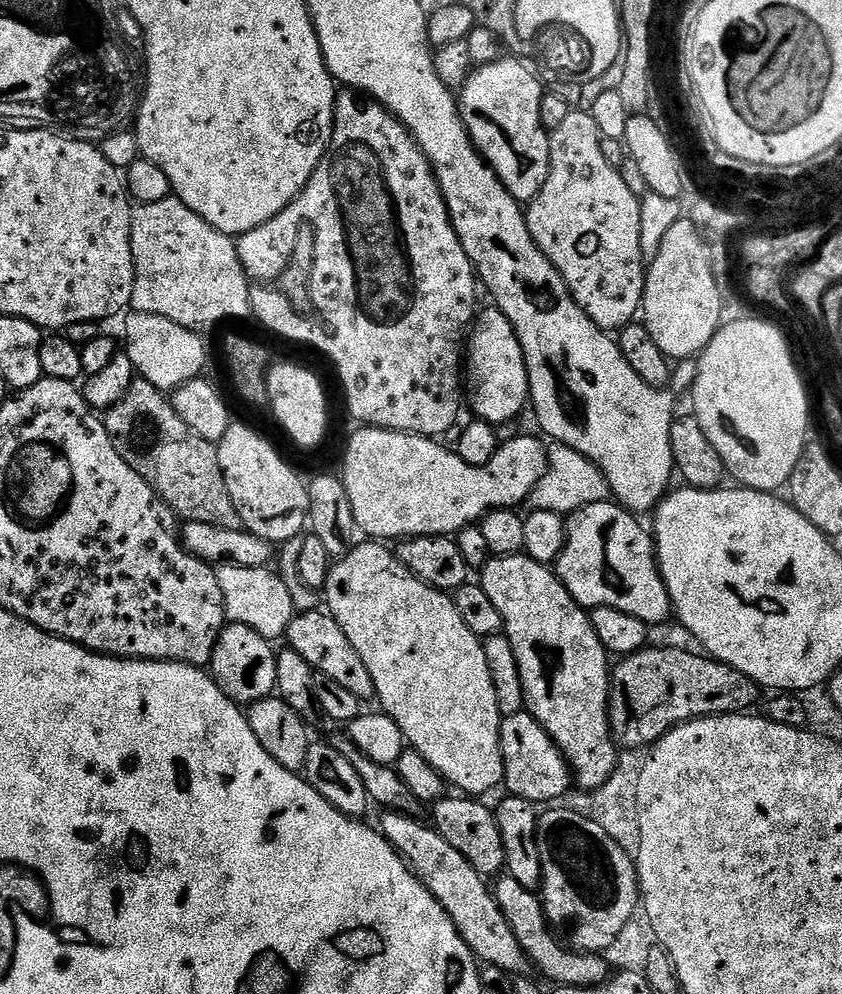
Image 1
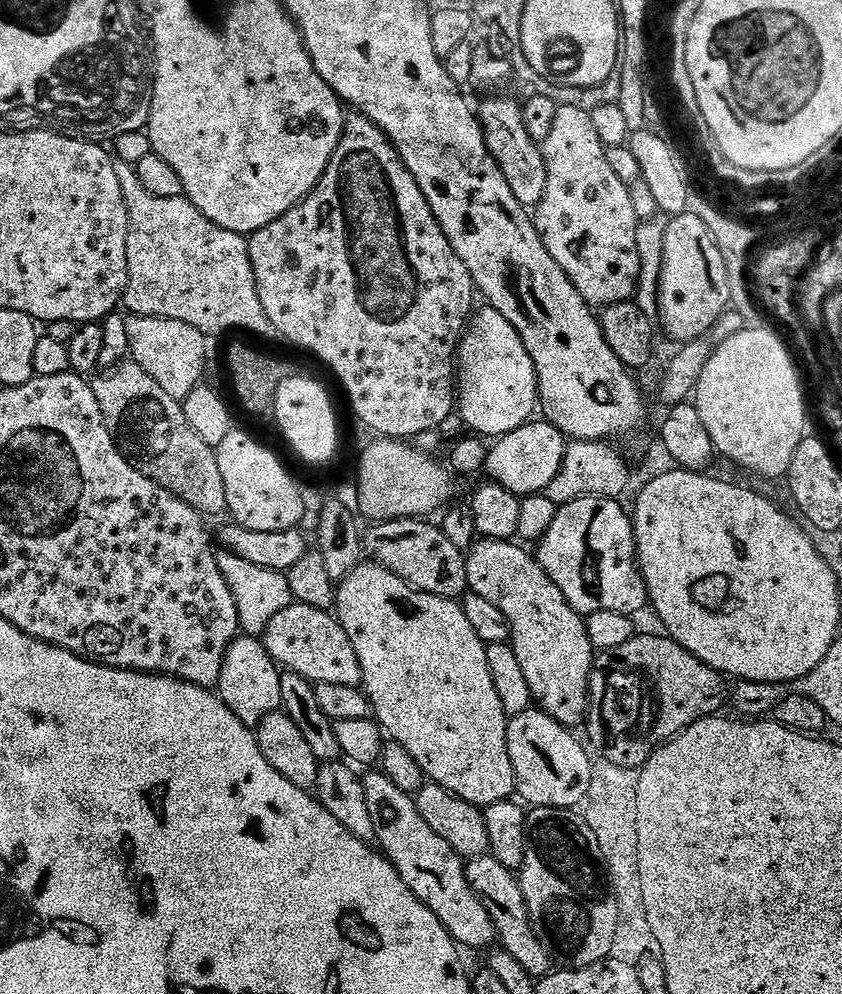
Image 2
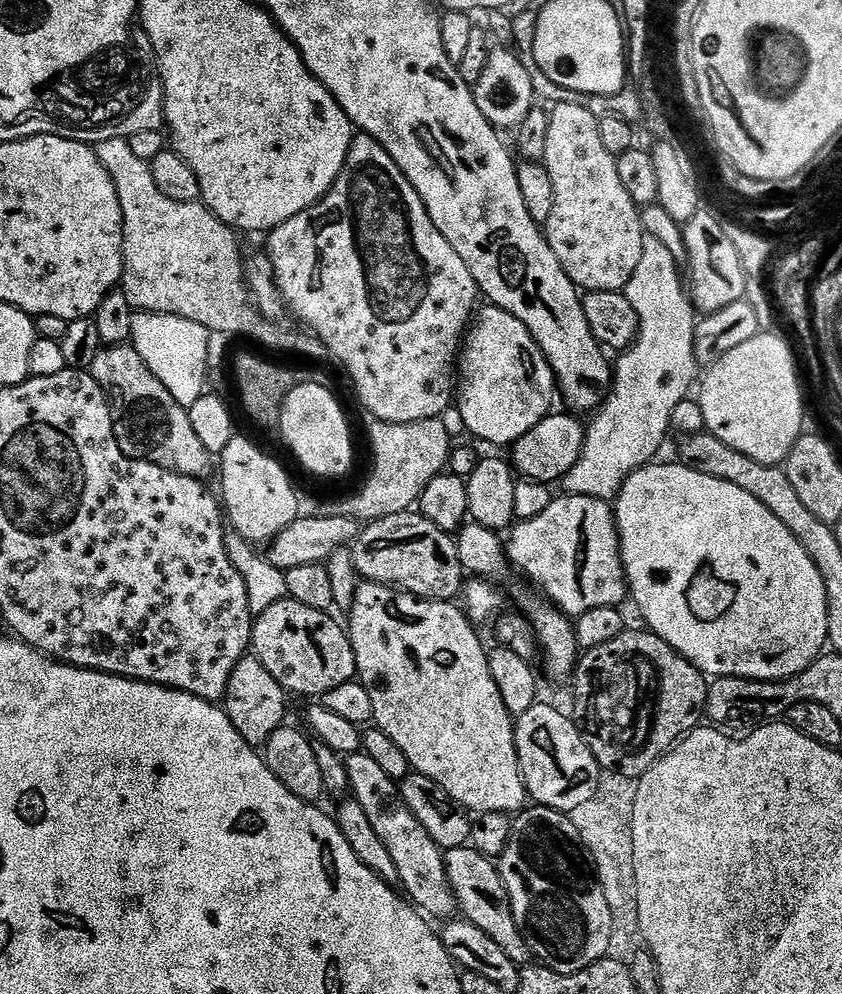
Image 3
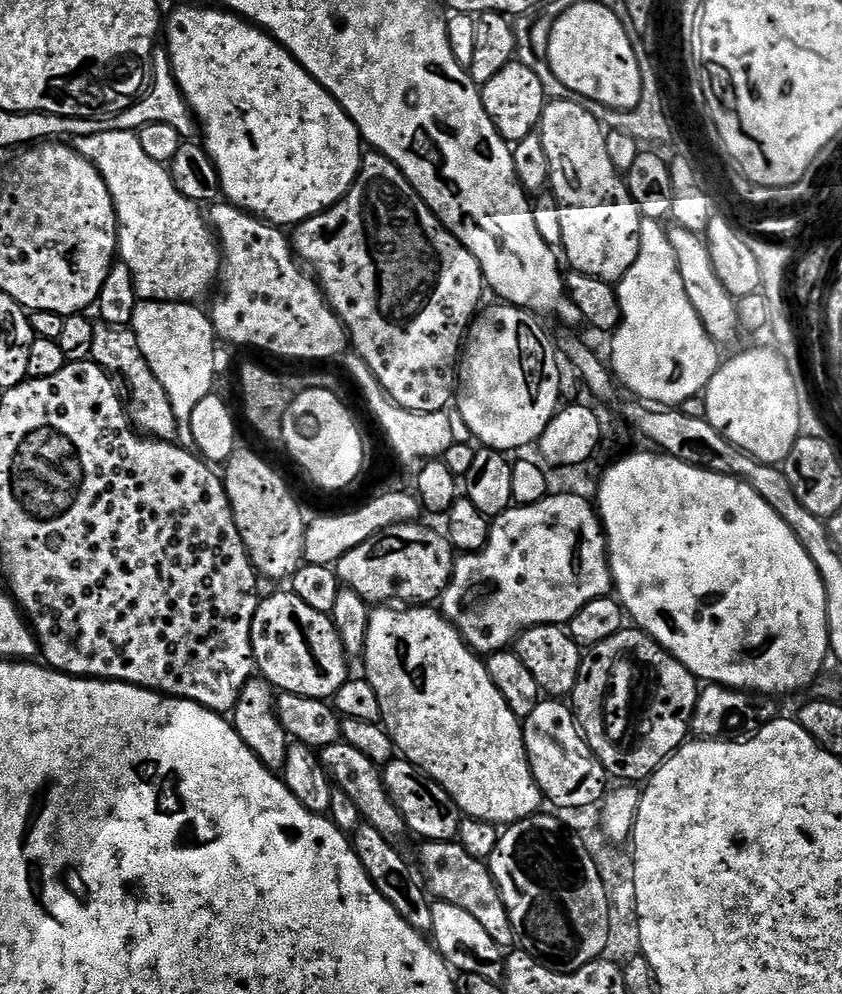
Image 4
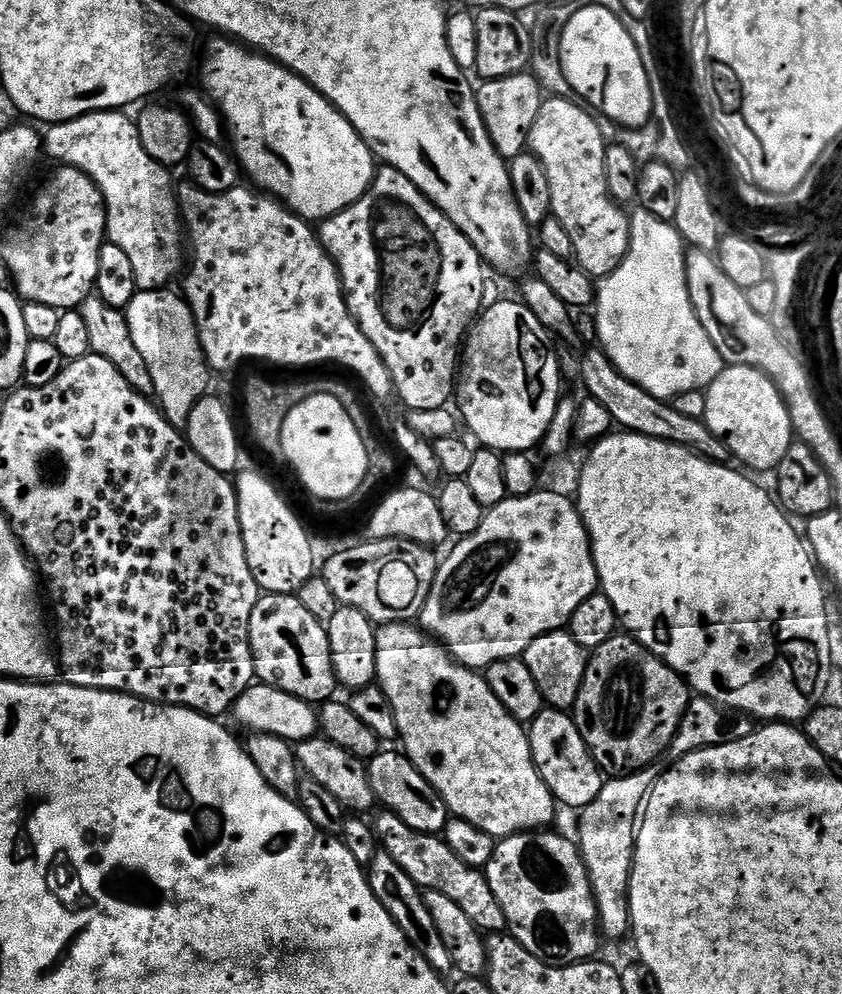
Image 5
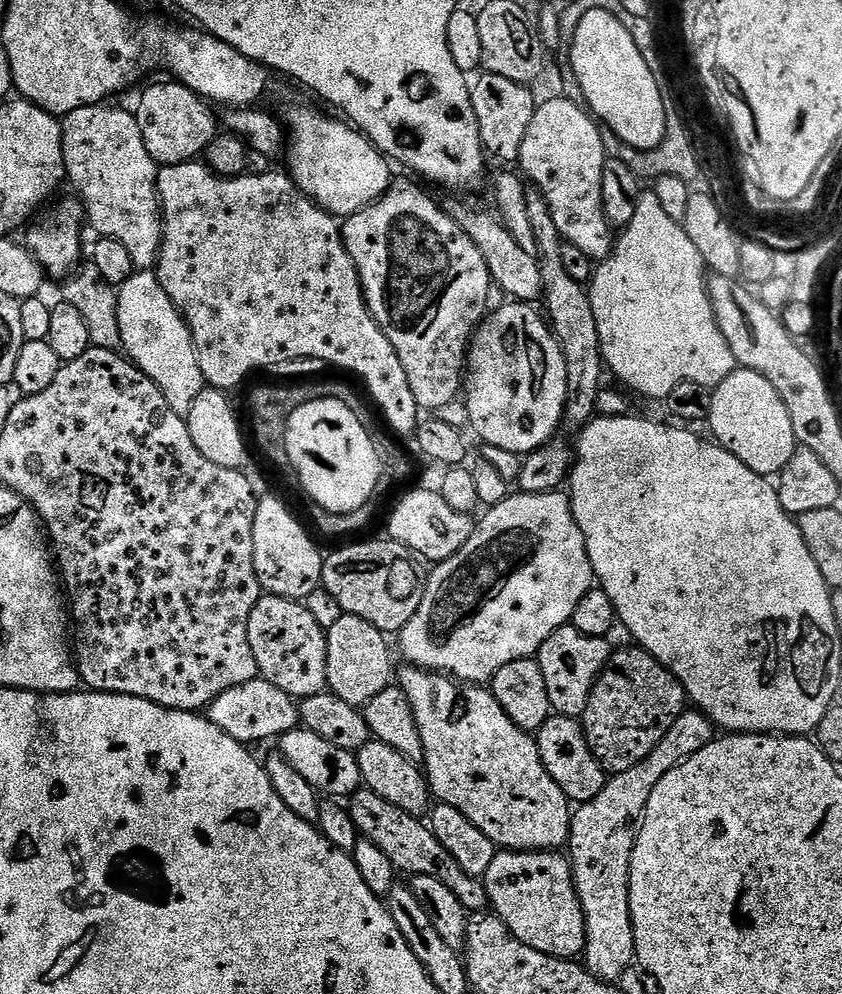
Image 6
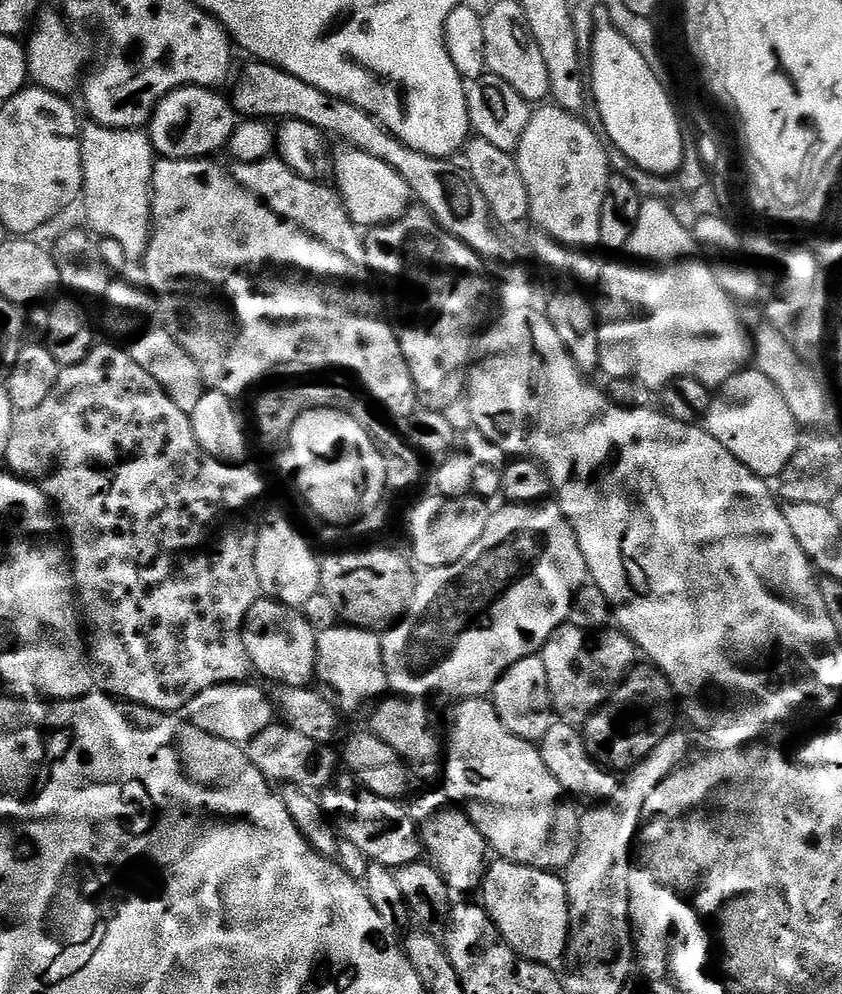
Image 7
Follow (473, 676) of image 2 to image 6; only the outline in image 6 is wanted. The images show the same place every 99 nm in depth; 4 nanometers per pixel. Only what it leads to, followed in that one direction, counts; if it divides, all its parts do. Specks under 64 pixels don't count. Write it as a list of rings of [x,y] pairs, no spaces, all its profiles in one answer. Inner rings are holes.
[[[404,666],[401,672],[399,669],[398,687],[404,691],[406,698],[410,698],[410,706],[414,710],[414,716],[418,722],[418,734],[422,734],[422,746],[424,747],[422,768],[428,777],[428,787],[439,803],[449,804],[462,810],[462,814],[466,814],[466,818],[470,818],[470,822],[474,822],[474,826],[478,826],[478,830],[482,830],[482,834],[489,836],[496,845],[504,850],[537,853],[541,850],[560,850],[567,845],[573,814],[568,795],[560,789],[558,782],[554,782],[554,778],[550,778],[540,757],[540,747],[536,745],[535,739],[518,726],[514,726],[514,722],[510,722],[506,710],[502,710],[502,706],[498,706],[491,690],[484,686],[465,686],[443,674],[433,675],[433,673],[425,672],[422,668],[411,666]]]

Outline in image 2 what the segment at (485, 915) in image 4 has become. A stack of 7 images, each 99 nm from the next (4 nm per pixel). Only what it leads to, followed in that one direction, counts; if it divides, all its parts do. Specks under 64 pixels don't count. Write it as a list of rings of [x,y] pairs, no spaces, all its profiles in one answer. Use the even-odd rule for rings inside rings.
[[[491,854],[475,856],[473,860],[467,861],[466,871],[474,894],[478,894],[478,898],[484,903],[494,922],[499,947],[506,949],[532,977],[547,976],[553,971],[554,961],[546,946],[542,946],[542,942],[538,942],[534,934],[517,873],[502,866],[502,862],[495,860]]]

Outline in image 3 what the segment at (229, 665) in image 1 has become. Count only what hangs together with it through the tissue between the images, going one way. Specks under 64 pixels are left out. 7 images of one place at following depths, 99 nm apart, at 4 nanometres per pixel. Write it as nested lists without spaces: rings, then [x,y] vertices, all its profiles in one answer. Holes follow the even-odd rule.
[[[249,654],[238,662],[238,666],[234,666],[234,674],[230,674],[222,707],[227,712],[234,730],[242,734],[242,738],[251,748],[260,750],[270,742],[274,730],[285,727],[284,715],[288,712],[287,699],[289,700],[289,697],[284,687],[276,681],[274,674],[270,674],[270,670],[262,666],[262,662],[258,662],[255,656]]]

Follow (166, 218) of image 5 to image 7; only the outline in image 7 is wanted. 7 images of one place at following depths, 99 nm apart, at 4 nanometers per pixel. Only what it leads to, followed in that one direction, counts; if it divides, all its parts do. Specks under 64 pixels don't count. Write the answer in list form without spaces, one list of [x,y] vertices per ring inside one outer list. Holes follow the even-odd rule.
[[[95,122],[83,125],[80,134],[80,153],[82,154],[82,201],[87,227],[97,237],[114,238],[122,245],[129,262],[143,261],[148,245],[148,233],[152,226],[152,166],[154,153],[147,131],[138,128],[107,128]]]

